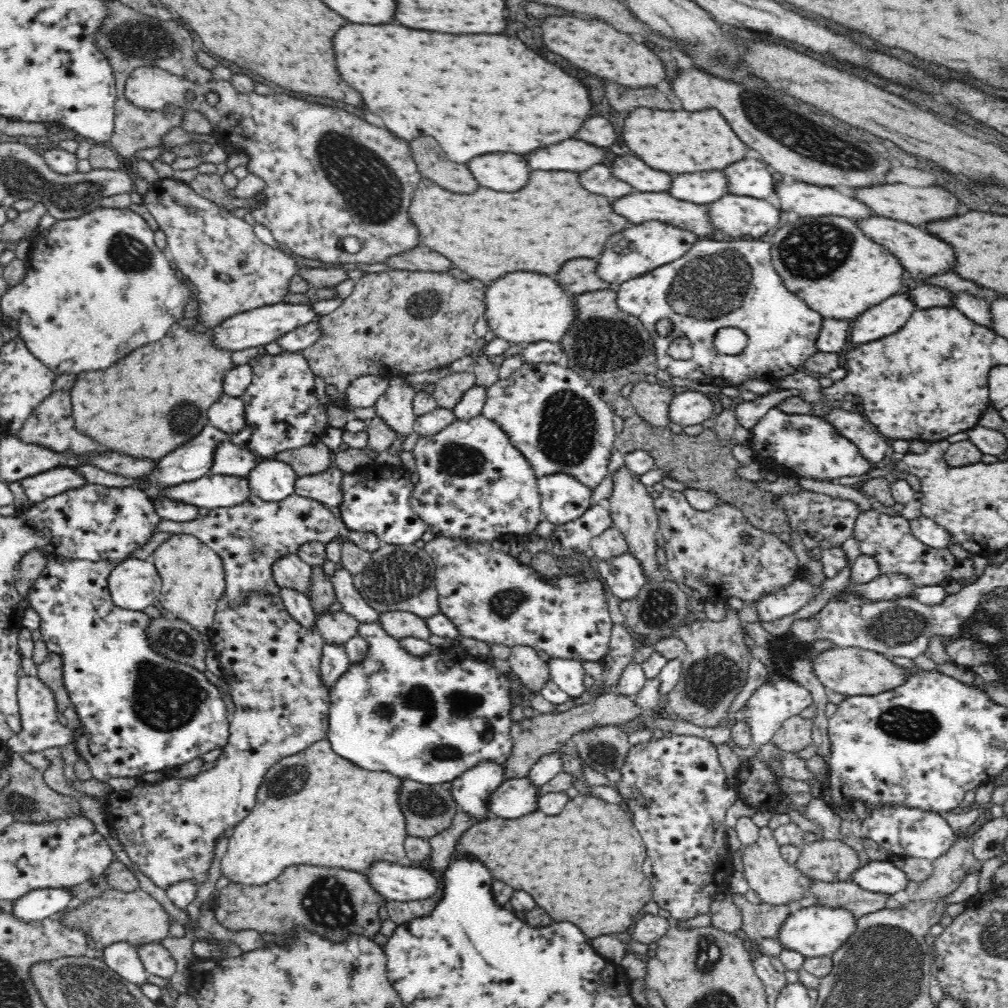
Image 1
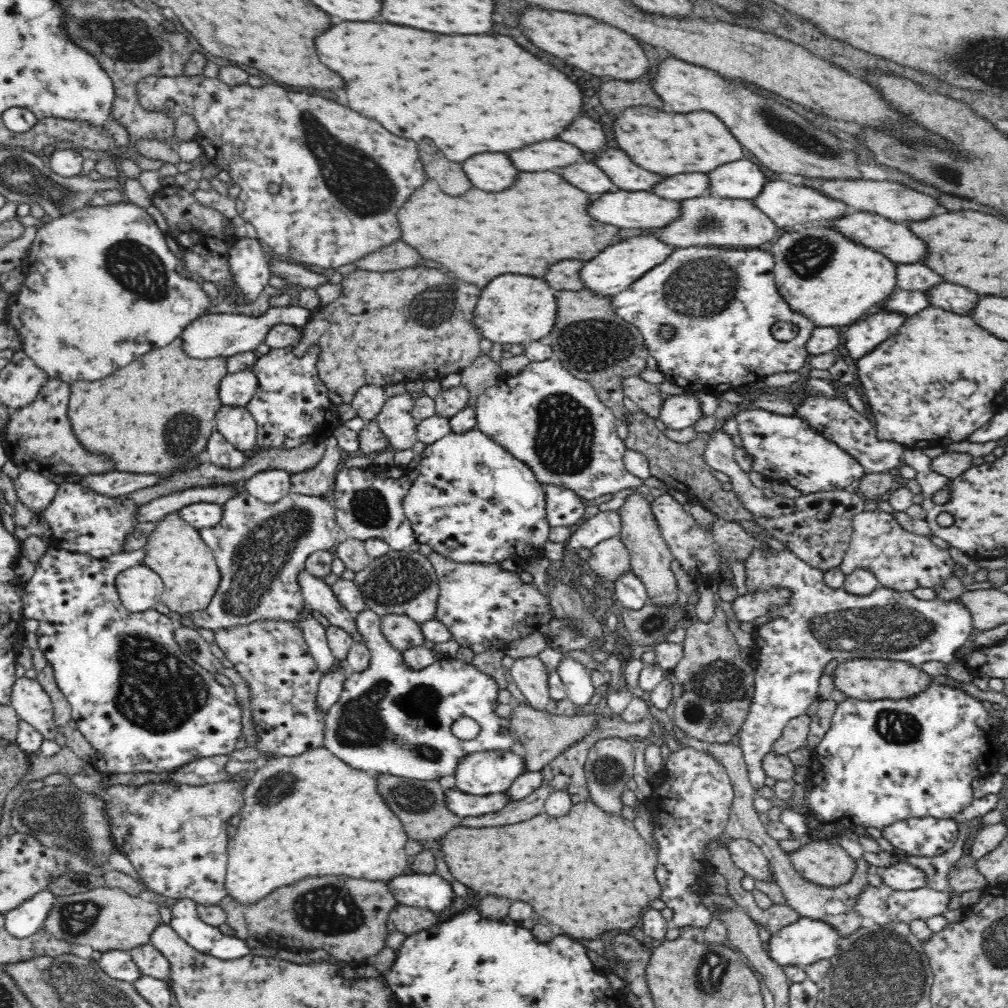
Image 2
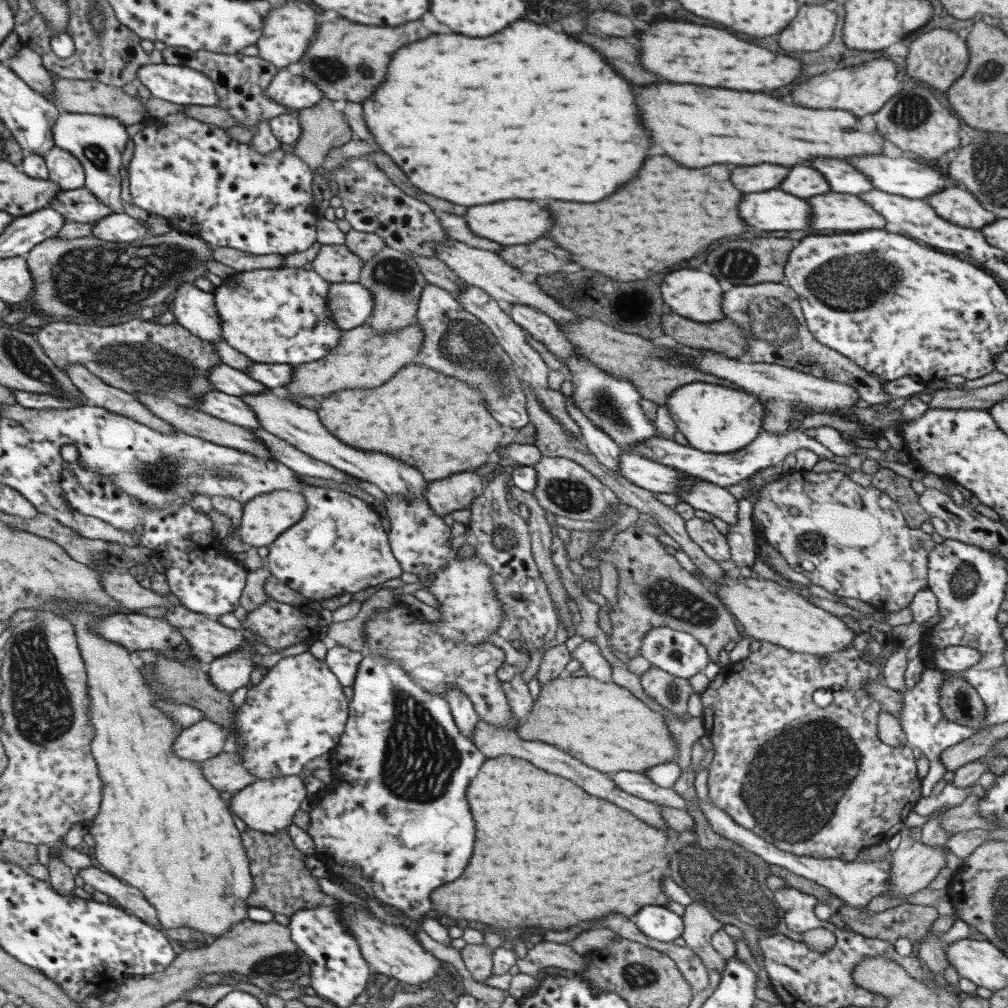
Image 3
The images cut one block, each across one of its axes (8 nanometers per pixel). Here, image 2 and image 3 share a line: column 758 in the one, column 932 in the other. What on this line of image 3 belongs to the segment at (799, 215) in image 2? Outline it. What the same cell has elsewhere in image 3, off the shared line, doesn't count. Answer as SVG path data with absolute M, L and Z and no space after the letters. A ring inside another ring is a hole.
M952 185L924 199L938 216L962 228L980 230L982 226L998 219L992 212L984 210L980 201L963 187Z

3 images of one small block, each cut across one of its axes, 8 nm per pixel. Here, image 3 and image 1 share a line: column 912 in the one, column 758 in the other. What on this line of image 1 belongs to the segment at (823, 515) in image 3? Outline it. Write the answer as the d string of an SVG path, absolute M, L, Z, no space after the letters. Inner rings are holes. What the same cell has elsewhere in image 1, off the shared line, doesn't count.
M665 488L654 499L659 530L664 540L666 569L678 583L700 593L707 600L725 601L737 597L751 605L764 594L772 594L791 584L798 571L794 550L784 543L780 534L754 528L741 510L730 502L718 504L708 511L696 511L684 494ZM744 534L750 536L744 540Z

